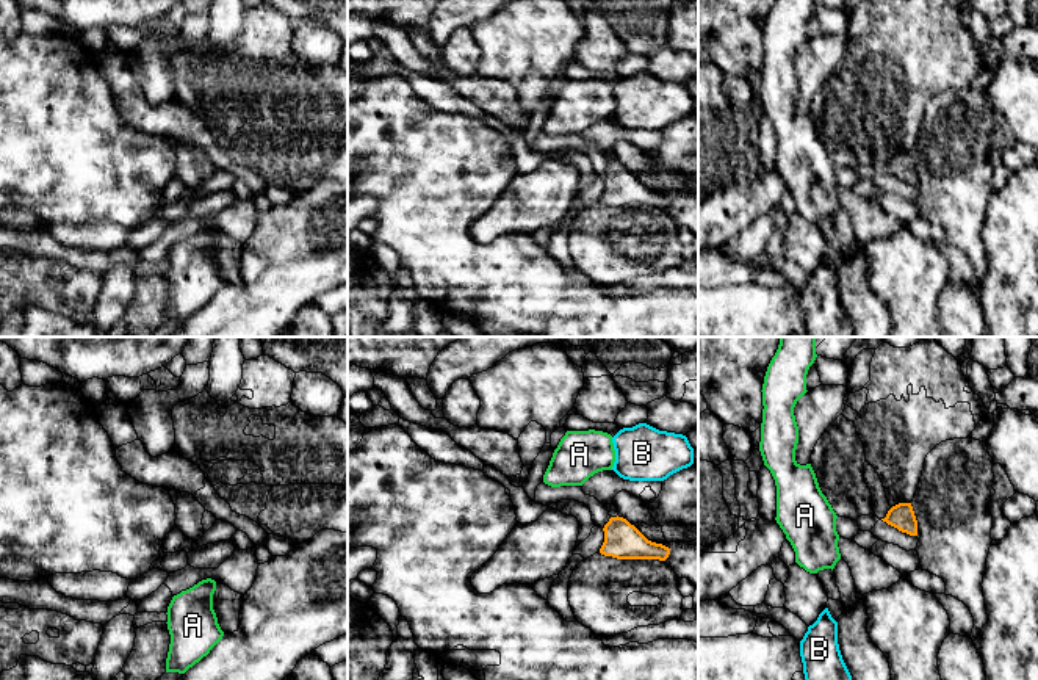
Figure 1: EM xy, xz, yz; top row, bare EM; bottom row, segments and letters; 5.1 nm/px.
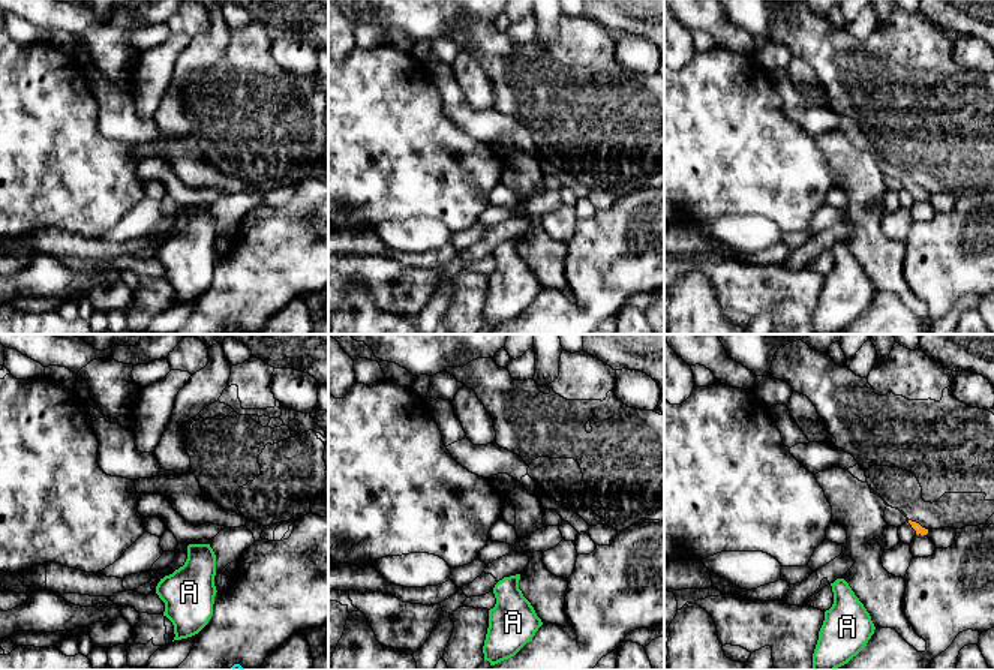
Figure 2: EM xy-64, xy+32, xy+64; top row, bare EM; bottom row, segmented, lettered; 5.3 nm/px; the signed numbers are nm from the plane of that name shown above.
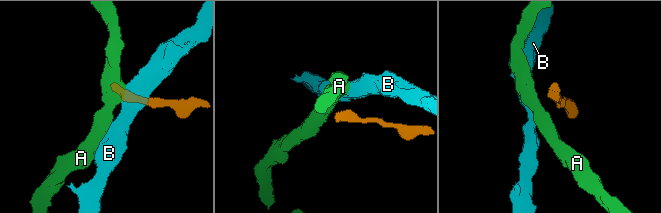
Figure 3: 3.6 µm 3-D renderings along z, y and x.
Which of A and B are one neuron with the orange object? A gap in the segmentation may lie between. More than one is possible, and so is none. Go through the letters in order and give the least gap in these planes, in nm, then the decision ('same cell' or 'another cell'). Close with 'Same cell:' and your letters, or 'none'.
A: 220 nm | another cell
B: 190 nm | another cell
Same cell: none

